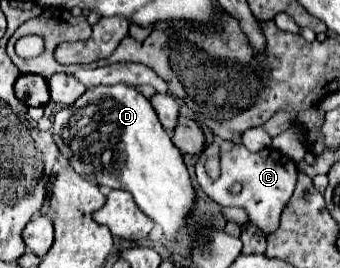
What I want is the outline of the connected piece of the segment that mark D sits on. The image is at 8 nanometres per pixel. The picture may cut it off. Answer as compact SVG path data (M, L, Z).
M116 84L116 86L96 86L86 90L76 100L76 104L72 104L70 108L62 108L54 116L52 134L62 156L70 162L70 166L80 176L84 176L86 180L98 186L120 188L130 192L138 208L148 218L152 218L156 224L162 226L164 238L176 240L180 228L186 226L186 220L194 210L196 192L194 192L190 174L186 170L186 164L182 160L182 154L178 152L178 148L174 148L170 136L164 132L152 104L136 88L126 84Z

